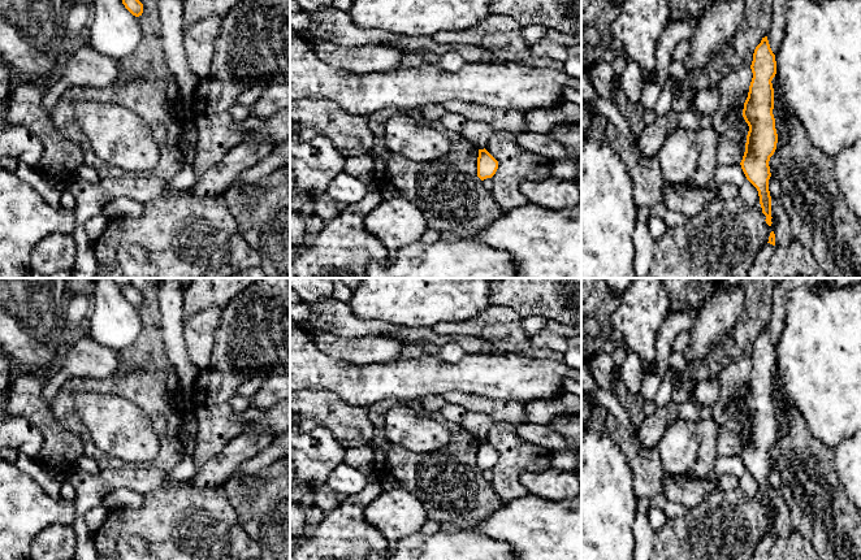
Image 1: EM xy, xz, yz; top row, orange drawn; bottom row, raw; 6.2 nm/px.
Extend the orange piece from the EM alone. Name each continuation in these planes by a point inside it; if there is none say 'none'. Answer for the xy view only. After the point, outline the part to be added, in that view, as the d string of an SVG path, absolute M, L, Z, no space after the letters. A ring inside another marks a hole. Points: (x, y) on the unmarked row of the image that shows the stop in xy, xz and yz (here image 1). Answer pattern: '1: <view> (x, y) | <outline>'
none

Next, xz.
none

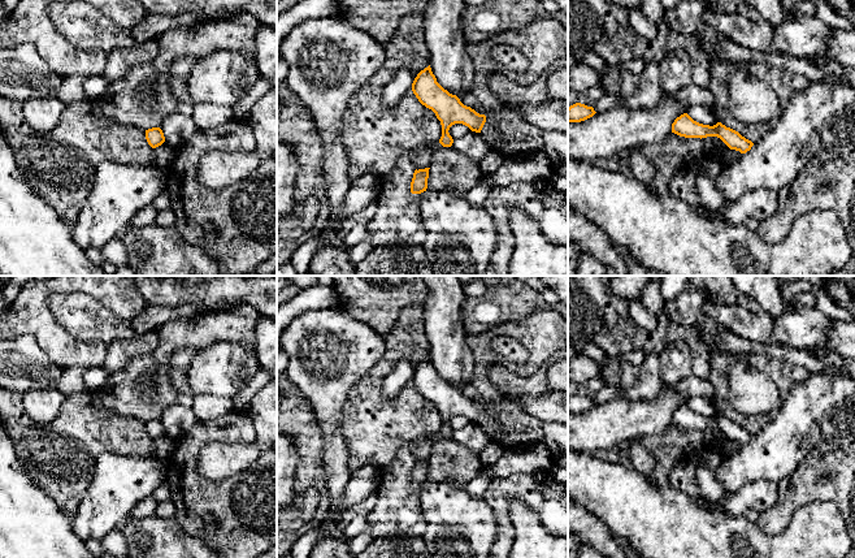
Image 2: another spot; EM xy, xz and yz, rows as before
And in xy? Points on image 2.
none

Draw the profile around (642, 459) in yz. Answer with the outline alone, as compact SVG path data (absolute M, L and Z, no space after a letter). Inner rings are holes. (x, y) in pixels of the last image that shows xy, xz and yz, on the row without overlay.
M637 440L629 441L629 458L633 468L650 476L655 468L655 457Z

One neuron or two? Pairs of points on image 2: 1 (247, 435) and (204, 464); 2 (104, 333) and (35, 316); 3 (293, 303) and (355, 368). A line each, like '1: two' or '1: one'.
1: two
2: two
3: two

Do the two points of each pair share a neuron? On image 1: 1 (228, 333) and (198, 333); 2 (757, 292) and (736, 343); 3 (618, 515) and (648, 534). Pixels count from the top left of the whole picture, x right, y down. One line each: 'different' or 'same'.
1: different
2: same
3: different

